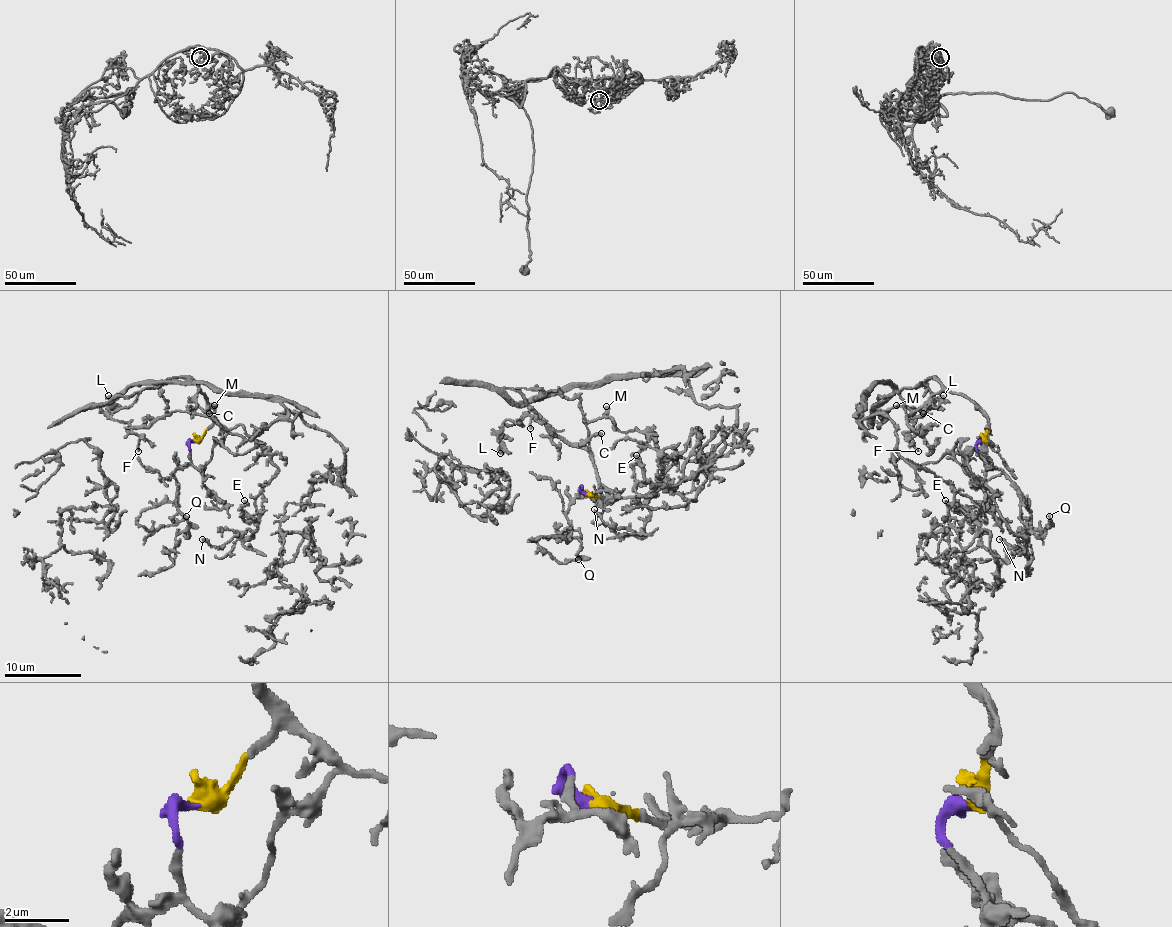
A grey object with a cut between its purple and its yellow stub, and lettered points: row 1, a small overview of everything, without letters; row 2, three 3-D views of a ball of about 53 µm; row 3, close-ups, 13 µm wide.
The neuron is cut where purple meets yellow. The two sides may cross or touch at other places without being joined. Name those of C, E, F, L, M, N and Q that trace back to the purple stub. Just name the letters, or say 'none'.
Q

